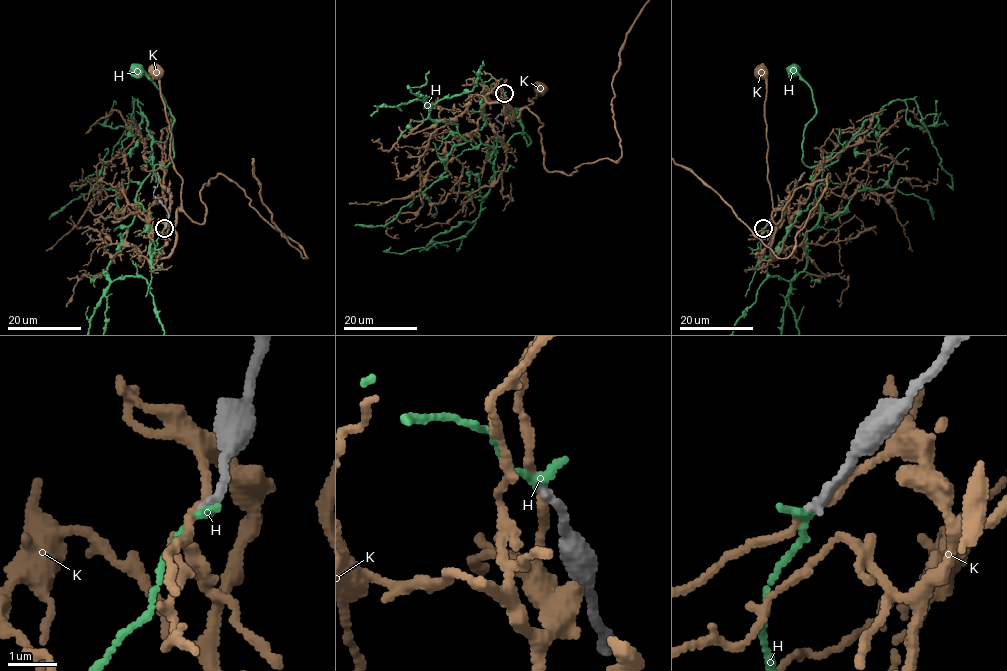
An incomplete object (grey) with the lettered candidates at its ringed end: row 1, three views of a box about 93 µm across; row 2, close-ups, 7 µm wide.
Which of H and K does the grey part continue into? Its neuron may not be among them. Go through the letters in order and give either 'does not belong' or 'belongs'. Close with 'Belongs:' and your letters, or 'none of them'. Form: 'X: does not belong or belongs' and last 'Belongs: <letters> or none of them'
H: does not belong
K: does not belong
Belongs: none of them

